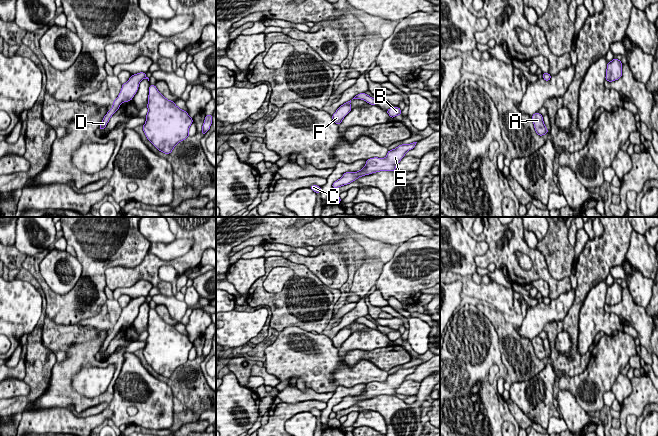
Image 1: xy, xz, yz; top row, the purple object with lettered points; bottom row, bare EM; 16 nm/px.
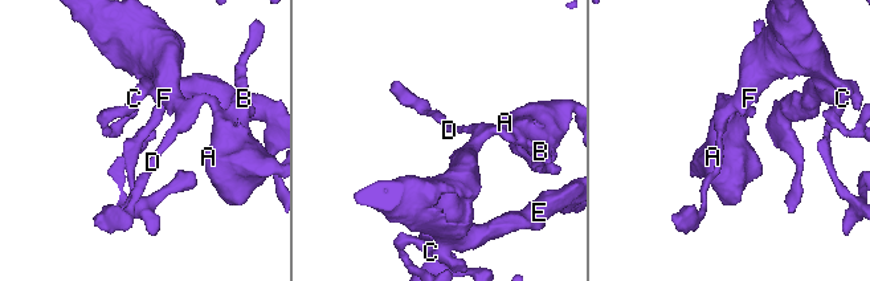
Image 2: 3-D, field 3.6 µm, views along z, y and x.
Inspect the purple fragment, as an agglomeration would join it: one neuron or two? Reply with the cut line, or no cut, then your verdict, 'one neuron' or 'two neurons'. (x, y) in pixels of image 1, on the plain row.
no cut; one neuron

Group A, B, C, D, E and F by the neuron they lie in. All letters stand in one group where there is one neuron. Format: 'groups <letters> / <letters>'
groups A B C D E F

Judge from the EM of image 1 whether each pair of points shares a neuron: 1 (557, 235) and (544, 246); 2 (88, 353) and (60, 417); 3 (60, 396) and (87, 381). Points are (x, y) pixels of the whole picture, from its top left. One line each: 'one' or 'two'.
1: one
2: two
3: two

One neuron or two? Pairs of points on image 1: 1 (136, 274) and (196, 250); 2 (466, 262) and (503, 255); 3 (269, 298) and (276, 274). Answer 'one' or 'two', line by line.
1: one
2: two
3: two

